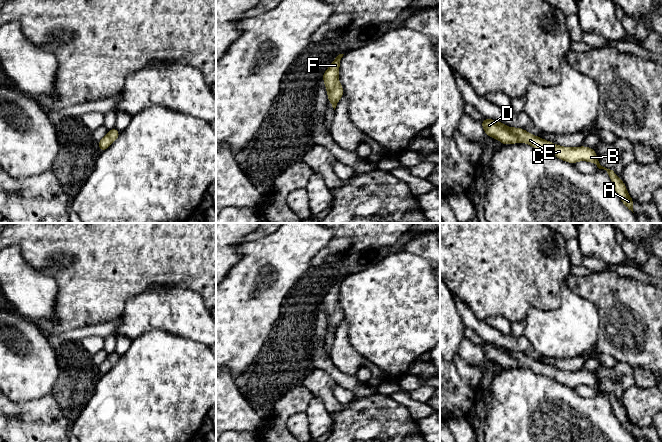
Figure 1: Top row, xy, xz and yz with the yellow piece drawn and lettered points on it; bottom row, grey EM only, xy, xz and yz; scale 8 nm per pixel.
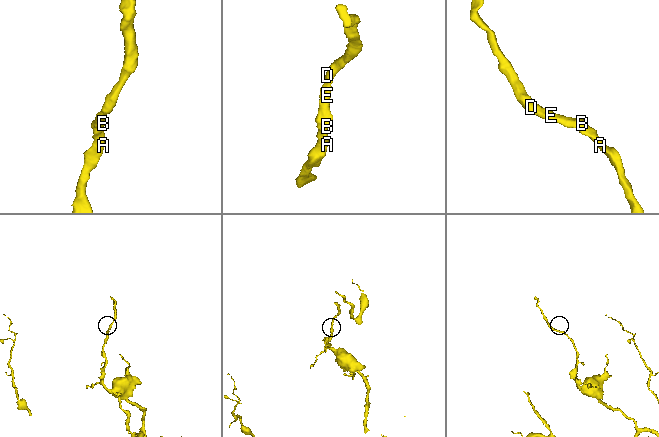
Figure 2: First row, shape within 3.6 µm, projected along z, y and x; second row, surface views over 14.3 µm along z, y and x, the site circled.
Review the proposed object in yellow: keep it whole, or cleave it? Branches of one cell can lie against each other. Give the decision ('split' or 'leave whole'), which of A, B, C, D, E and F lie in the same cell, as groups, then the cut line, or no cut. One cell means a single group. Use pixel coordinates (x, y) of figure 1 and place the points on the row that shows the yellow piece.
leave whole | A B C D E F | no cut

